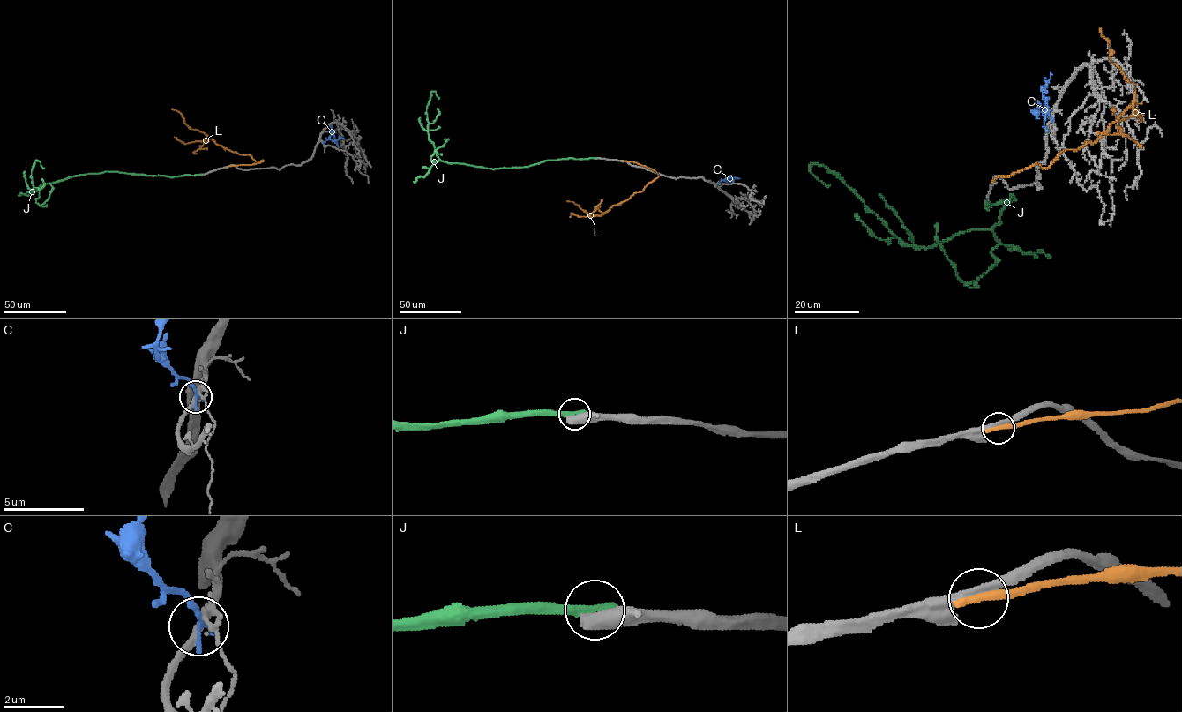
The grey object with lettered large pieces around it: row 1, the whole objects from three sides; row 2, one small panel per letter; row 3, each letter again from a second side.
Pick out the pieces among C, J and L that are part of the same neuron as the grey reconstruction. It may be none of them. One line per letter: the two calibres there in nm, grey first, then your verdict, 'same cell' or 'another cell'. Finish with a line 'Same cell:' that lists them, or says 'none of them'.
C: 280 nm thick on the grey side, 280 nm on the other; another cell
J: 600 nm thick on the grey side, 400 nm on the other; another cell
L: 340 nm thick on the grey side, 360 nm on the other; another cell
Same cell: none of them

